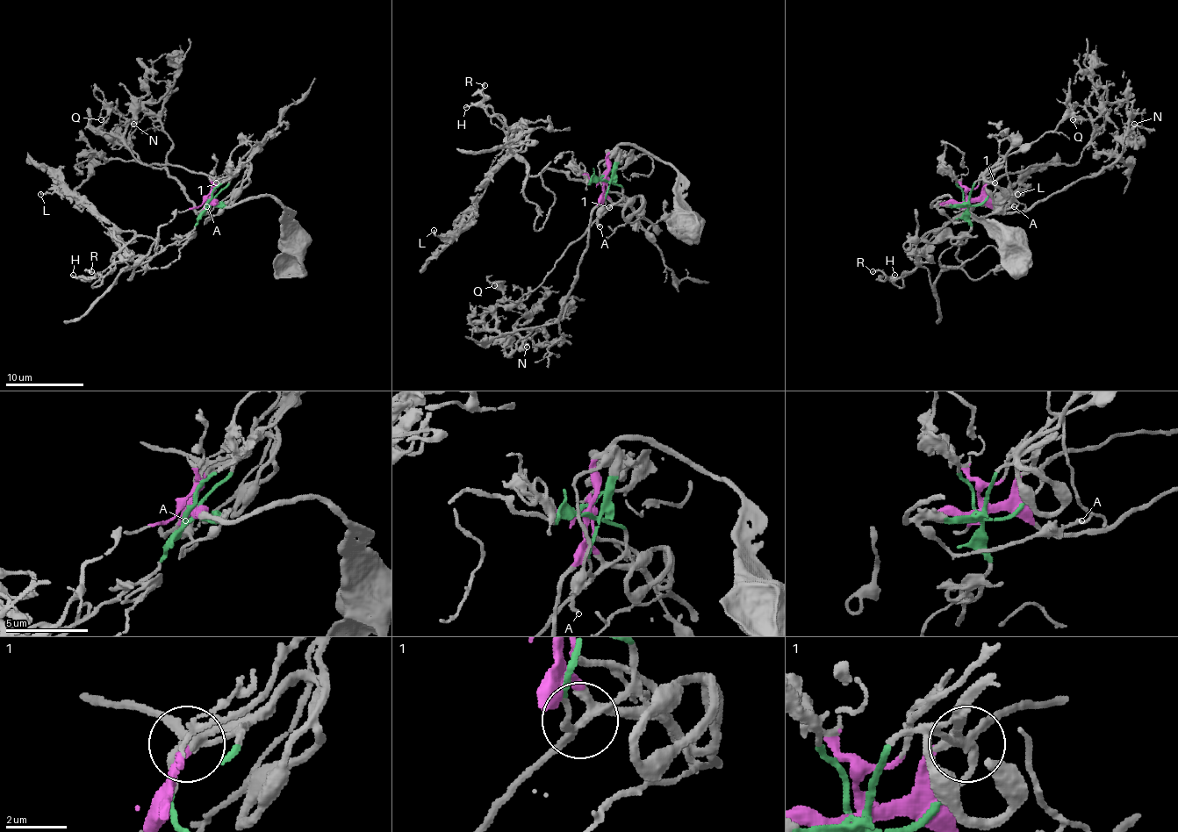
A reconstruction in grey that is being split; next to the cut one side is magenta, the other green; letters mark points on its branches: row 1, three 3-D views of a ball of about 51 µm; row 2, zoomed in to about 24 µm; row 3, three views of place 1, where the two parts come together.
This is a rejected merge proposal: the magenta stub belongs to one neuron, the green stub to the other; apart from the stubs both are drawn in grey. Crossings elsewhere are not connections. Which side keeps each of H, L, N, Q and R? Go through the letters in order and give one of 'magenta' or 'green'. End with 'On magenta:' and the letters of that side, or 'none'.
H: green
L: green
N: magenta
Q: magenta
R: green
On magenta: N, Q

